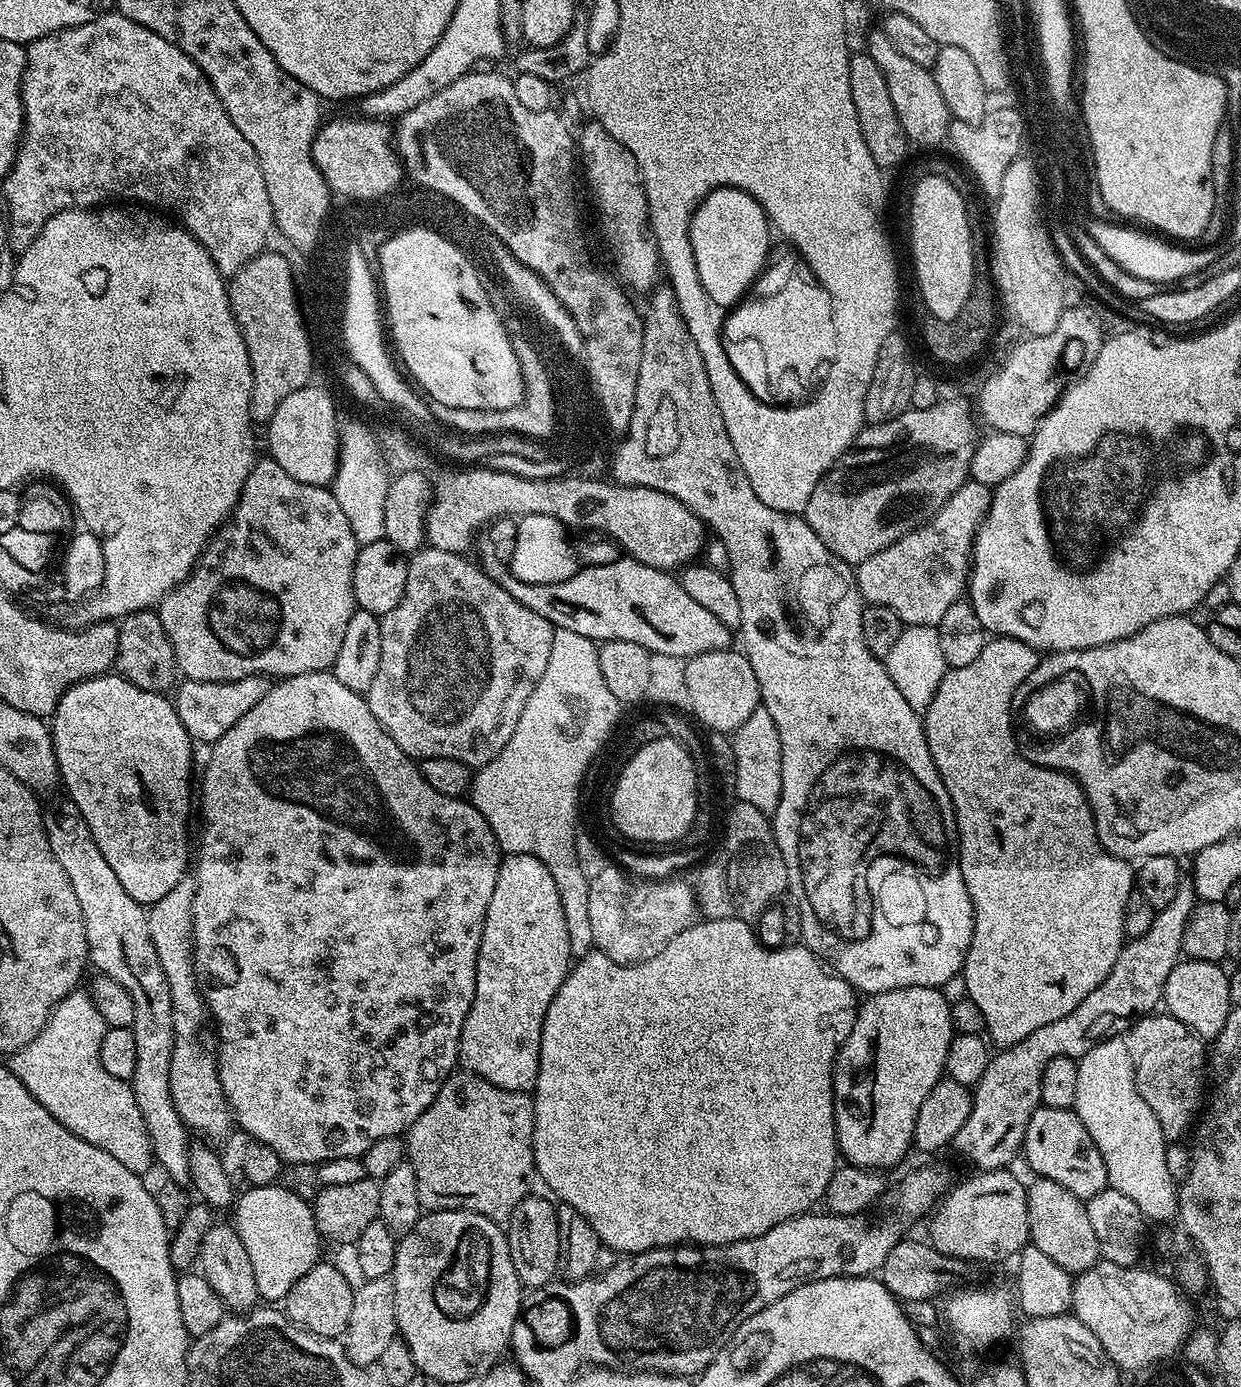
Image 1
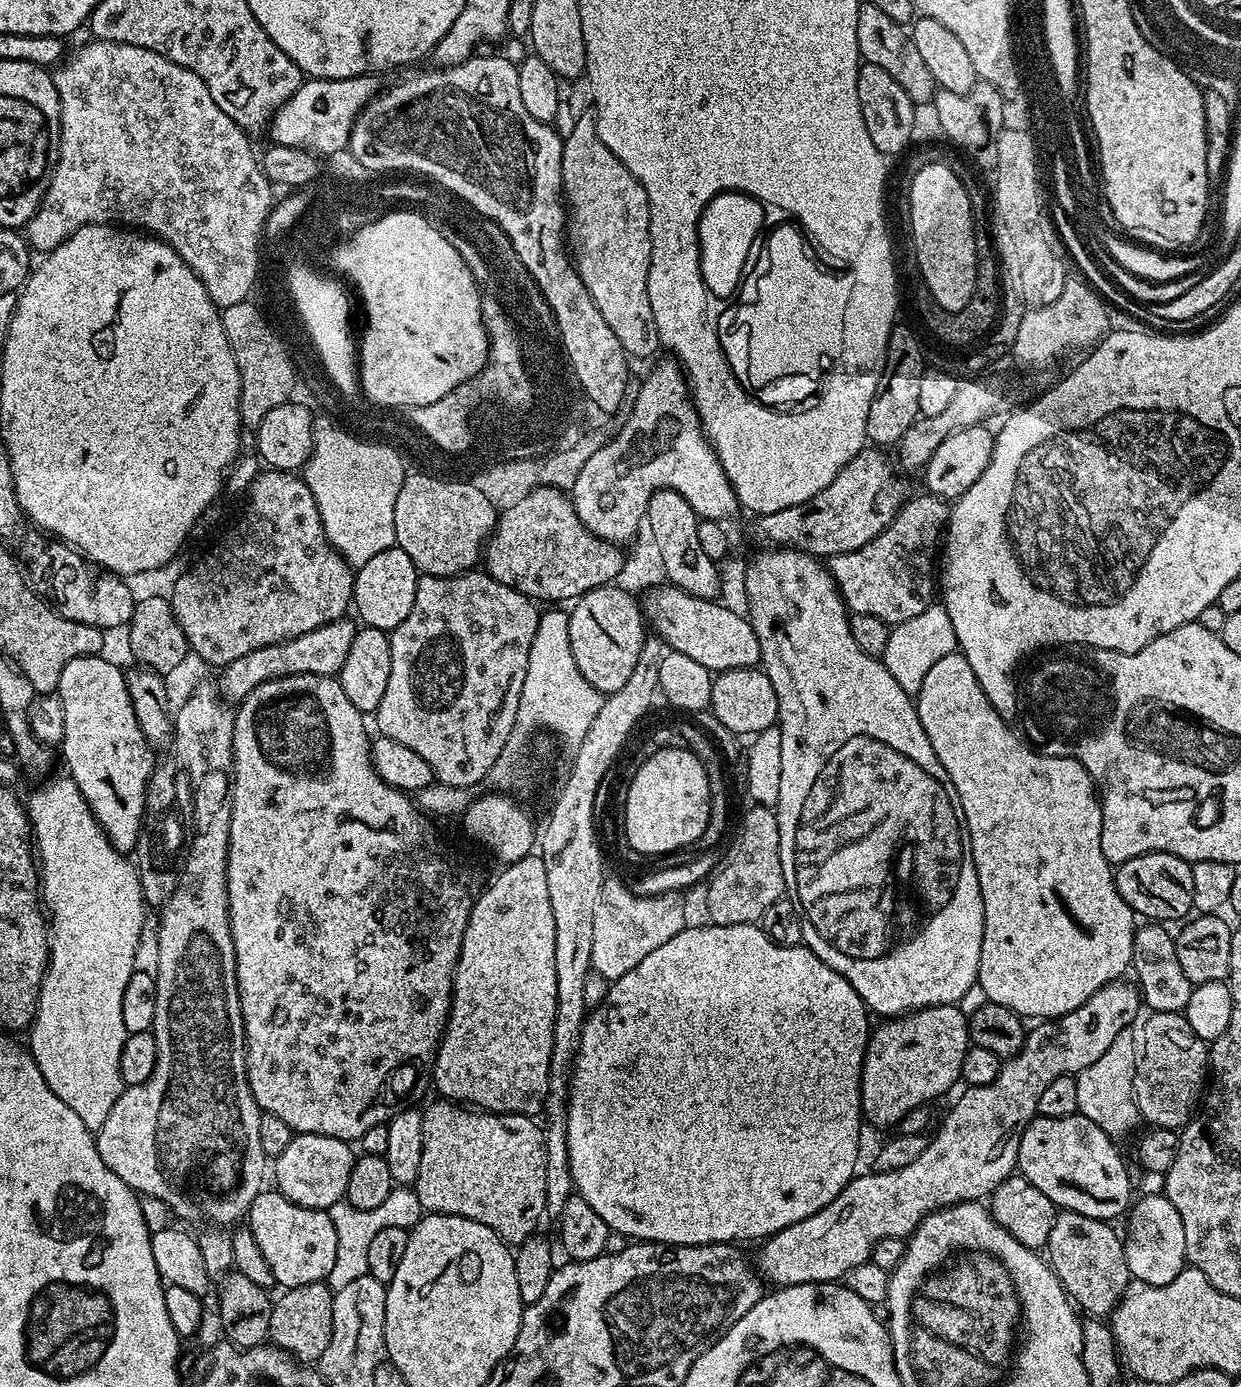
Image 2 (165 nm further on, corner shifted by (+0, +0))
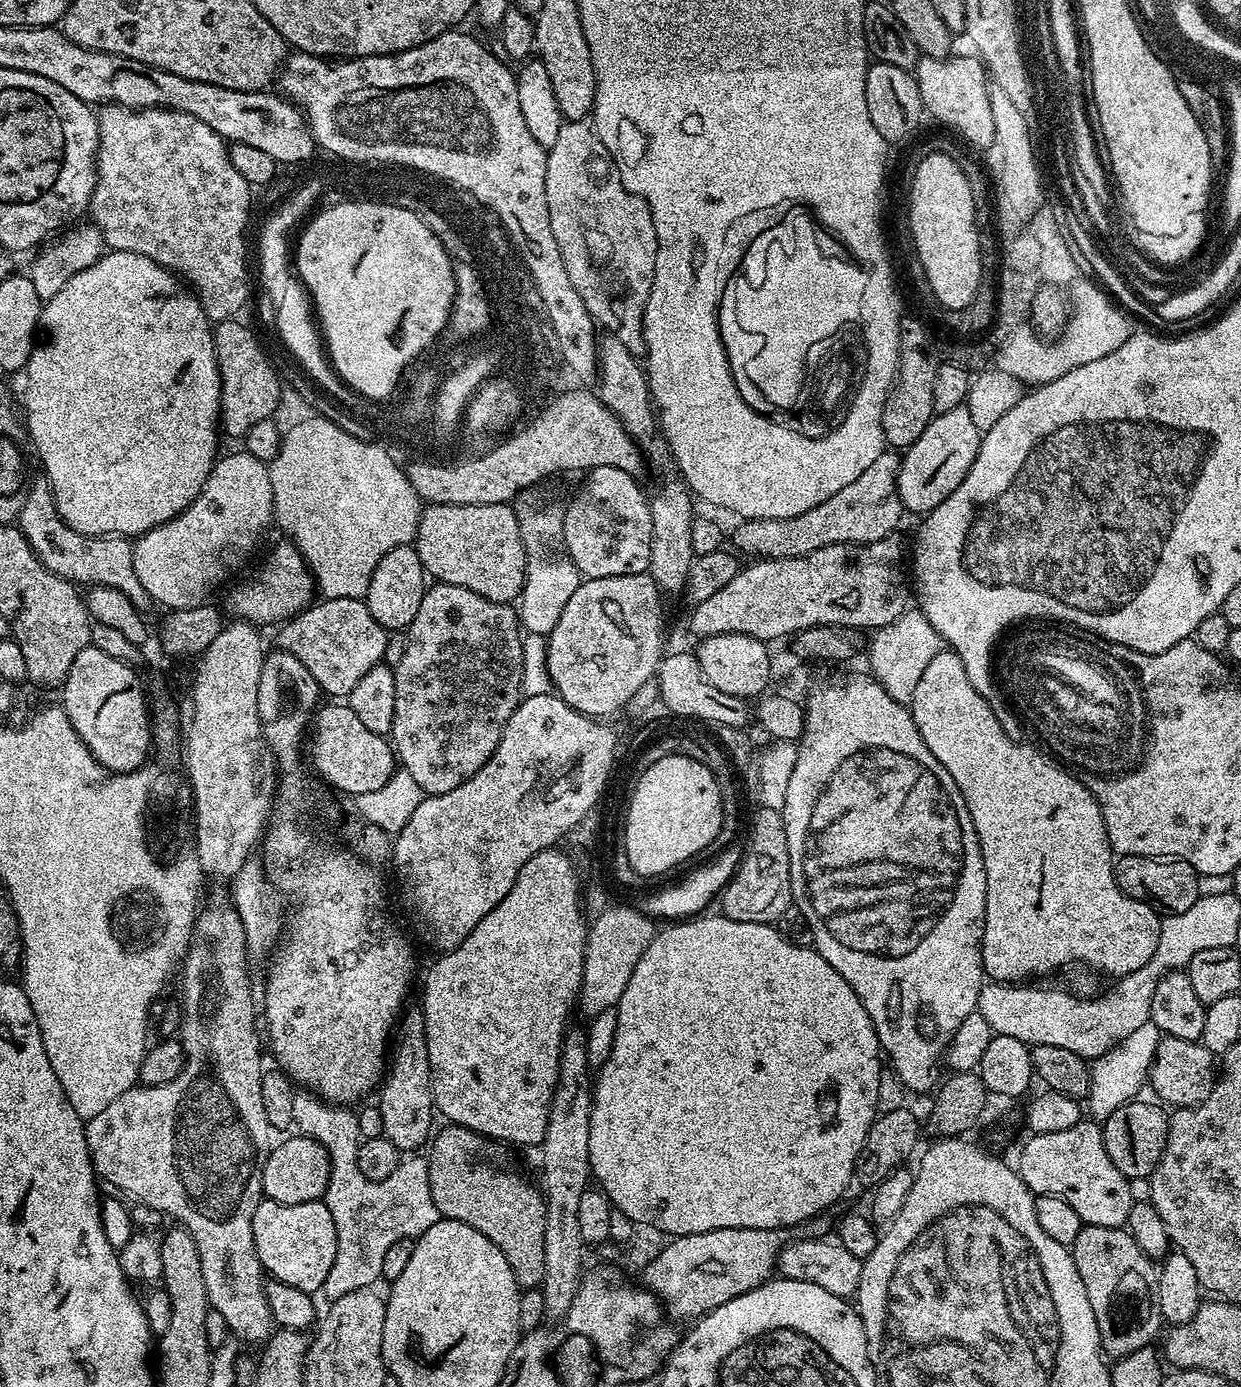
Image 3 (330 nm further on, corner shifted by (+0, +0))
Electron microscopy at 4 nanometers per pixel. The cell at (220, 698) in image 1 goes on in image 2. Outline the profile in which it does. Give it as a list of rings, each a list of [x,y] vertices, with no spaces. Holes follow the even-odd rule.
[[[341,618],[301,636],[292,636],[277,644],[250,650],[250,654],[242,654],[242,658],[234,658],[234,662],[223,665],[221,672],[224,673],[218,679],[218,691],[225,701],[239,702],[248,697],[250,690],[274,678],[294,674],[335,677],[342,670],[342,662],[346,662],[346,654],[350,654],[350,642],[354,642],[356,630],[355,623]]]

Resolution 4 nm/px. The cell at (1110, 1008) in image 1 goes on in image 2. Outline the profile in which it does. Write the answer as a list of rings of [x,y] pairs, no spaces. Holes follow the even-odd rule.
[[[1121,978],[1110,981],[1102,990],[1090,997],[1078,1010],[1059,1017],[1037,1023],[1036,1029],[1029,1031],[1025,1042],[1015,1056],[1005,1059],[998,1070],[998,1078],[981,1088],[969,1087],[956,1100],[956,1105],[948,1112],[948,1117],[940,1124],[940,1129],[928,1141],[926,1150],[910,1166],[902,1166],[902,1170],[868,1173],[853,1176],[852,1181],[818,1214],[810,1214],[810,1218],[802,1218],[802,1222],[794,1222],[794,1226],[786,1226],[786,1230],[778,1230],[767,1237],[759,1245],[760,1253],[754,1256],[754,1267],[765,1281],[772,1286],[789,1284],[830,1284],[840,1282],[850,1270],[871,1261],[872,1247],[882,1238],[898,1238],[903,1241],[911,1236],[913,1230],[928,1217],[931,1212],[940,1208],[948,1208],[951,1204],[980,1202],[991,1197],[995,1188],[1017,1171],[1018,1146],[1026,1126],[1037,1117],[1036,1107],[1042,1090],[1046,1090],[1049,1082],[1056,1076],[1075,1074],[1086,1070],[1090,1062],[1102,1058],[1106,1049],[1120,1032],[1129,1031],[1142,1009],[1142,997],[1135,983]]]

